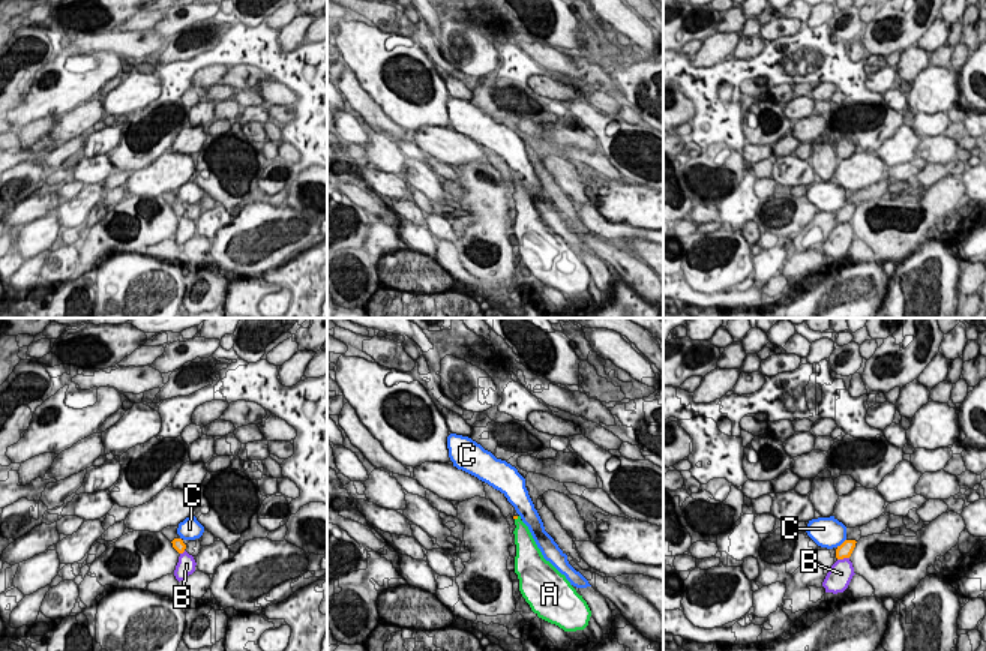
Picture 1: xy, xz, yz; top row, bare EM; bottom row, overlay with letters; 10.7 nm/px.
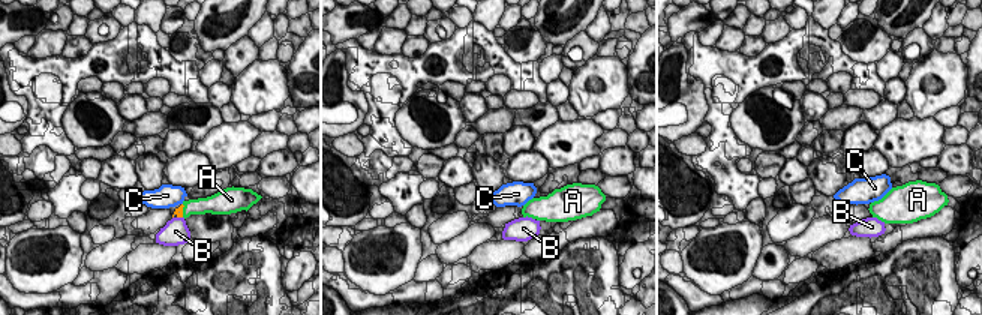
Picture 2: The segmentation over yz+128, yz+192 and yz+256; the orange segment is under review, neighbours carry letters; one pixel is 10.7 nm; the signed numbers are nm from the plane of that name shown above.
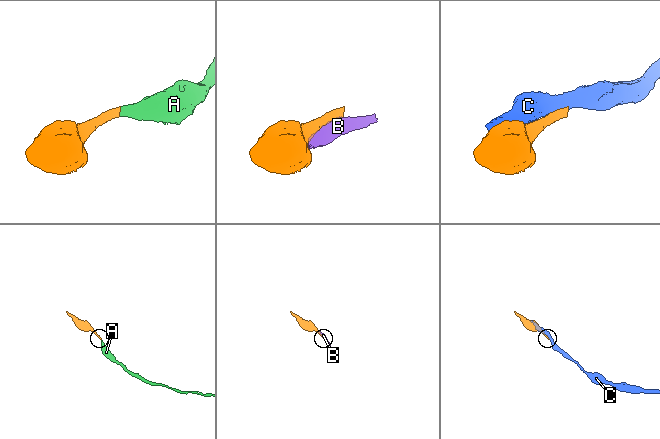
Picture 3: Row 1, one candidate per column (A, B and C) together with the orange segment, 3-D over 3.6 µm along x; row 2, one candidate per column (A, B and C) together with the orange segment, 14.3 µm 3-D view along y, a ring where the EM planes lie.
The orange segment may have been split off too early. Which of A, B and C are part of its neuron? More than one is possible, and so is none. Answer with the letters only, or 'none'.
A

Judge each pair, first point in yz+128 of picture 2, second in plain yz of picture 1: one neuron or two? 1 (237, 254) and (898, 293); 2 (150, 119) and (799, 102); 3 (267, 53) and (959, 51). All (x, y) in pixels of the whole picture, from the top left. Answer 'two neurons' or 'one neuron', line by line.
1: one neuron
2: two neurons
3: two neurons

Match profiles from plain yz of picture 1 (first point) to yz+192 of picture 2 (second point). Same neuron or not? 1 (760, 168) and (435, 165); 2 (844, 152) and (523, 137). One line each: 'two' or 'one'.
1: one
2: one

